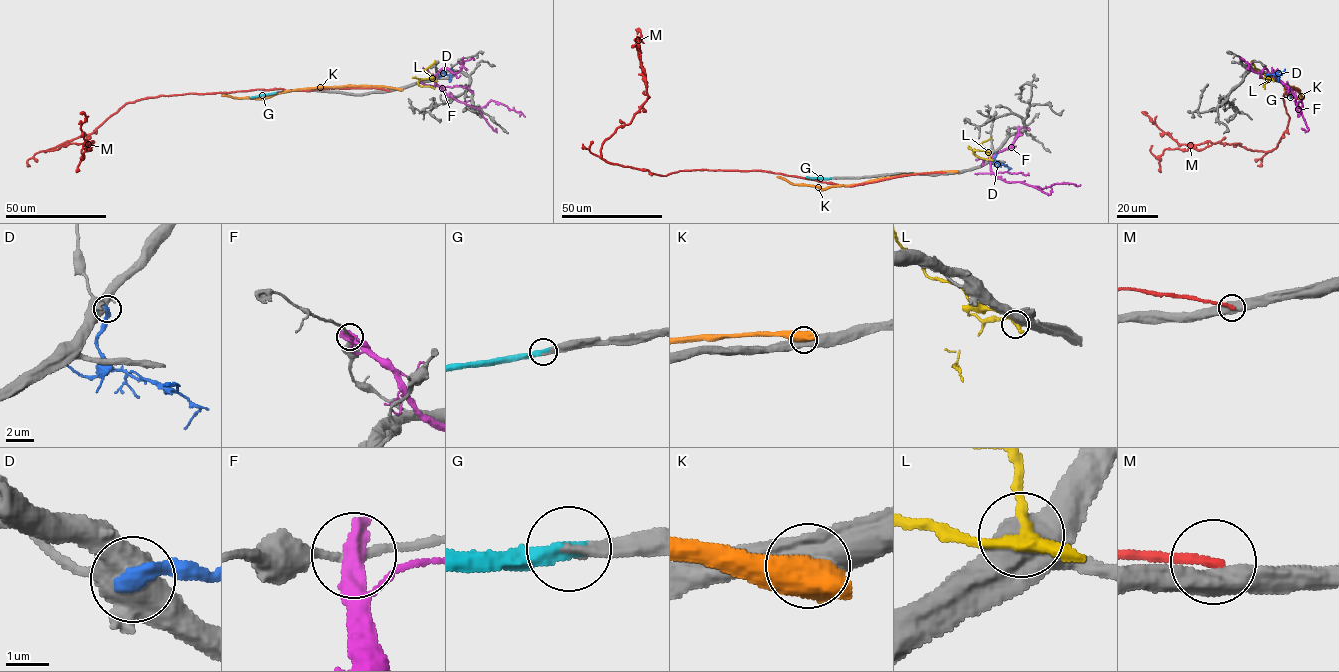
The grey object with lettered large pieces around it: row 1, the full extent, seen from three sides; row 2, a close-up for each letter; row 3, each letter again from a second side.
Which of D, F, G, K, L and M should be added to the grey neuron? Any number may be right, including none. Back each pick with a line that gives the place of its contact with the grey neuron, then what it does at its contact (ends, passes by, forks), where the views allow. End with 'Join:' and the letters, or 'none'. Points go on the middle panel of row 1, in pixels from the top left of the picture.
G: contact (830, 178); it ends
Join: G

